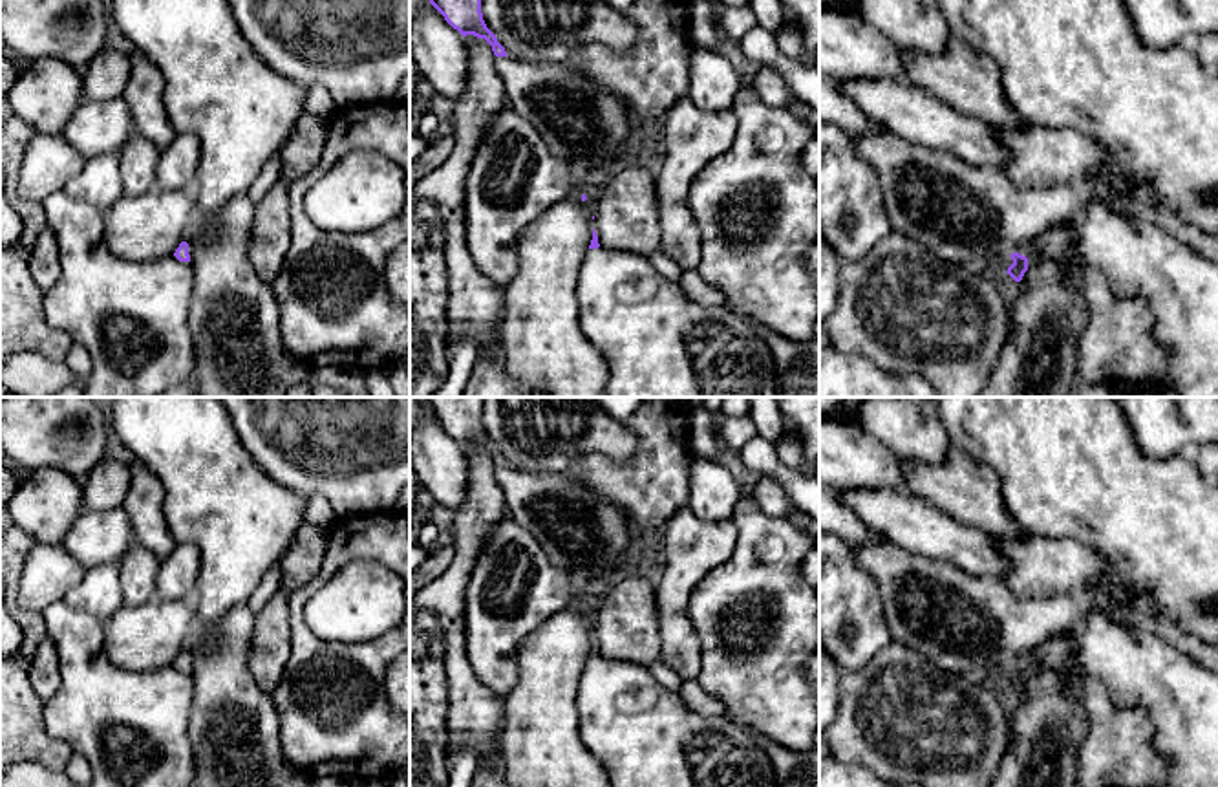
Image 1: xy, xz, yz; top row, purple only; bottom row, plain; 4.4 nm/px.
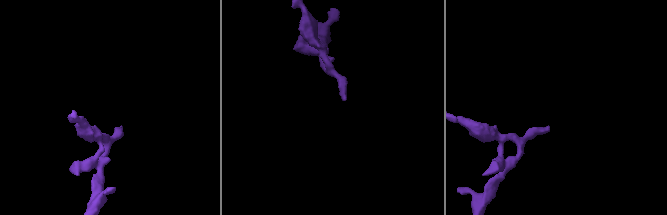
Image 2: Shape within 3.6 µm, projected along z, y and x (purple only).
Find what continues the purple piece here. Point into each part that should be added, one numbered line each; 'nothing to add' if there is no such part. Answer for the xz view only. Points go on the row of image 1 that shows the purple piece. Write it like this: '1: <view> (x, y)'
1: xz (657, 343)

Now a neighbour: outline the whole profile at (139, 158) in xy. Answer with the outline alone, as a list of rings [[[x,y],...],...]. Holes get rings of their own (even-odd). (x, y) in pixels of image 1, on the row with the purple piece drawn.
[[[132,132],[119,150],[124,196],[139,196],[155,187],[161,150],[141,134]]]

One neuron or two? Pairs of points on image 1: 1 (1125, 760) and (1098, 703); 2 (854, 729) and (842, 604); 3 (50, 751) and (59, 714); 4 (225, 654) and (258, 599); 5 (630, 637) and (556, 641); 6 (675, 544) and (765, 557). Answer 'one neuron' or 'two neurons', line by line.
1: one neuron
2: two neurons
3: two neurons
4: two neurons
5: two neurons
6: two neurons

